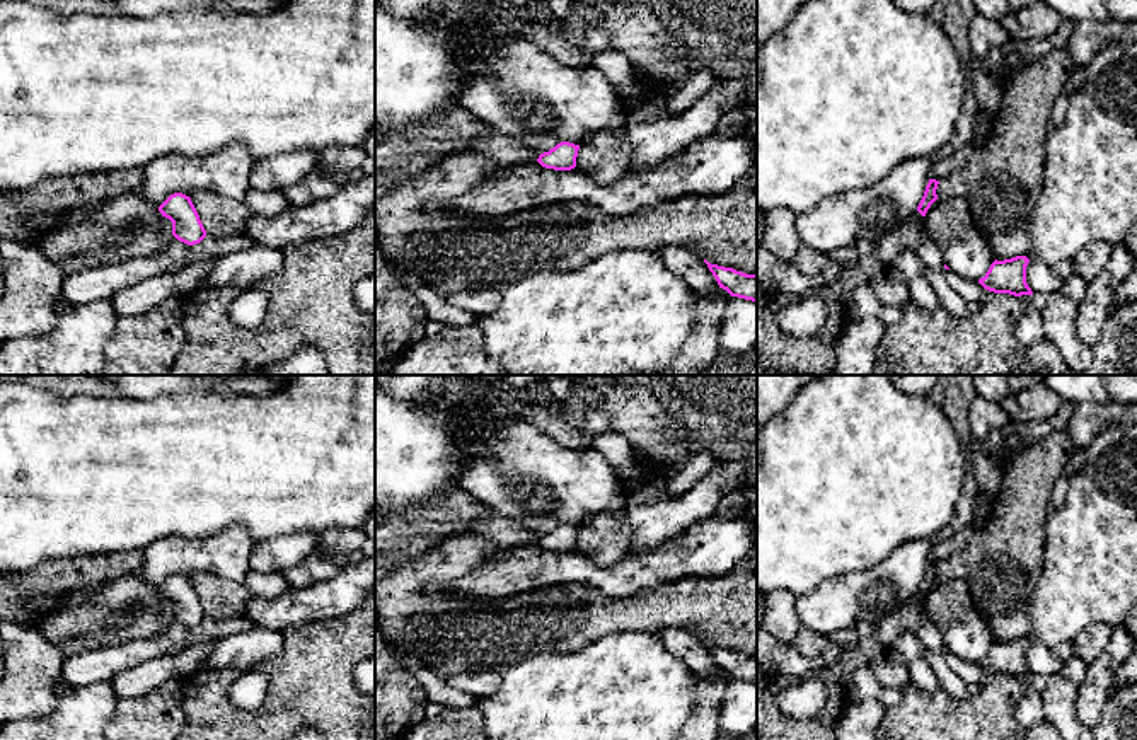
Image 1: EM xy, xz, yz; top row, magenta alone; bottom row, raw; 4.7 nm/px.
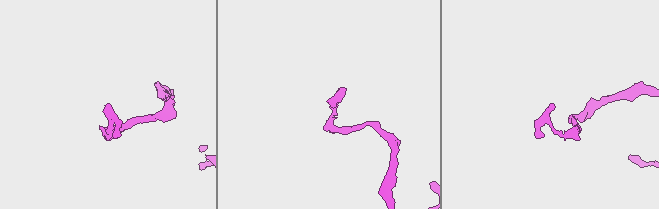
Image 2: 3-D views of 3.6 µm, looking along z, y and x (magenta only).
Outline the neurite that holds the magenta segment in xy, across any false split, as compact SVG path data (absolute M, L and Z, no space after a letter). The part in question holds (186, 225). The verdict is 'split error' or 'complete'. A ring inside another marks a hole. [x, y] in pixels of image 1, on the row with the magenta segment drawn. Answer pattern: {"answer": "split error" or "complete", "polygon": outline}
{"answer": "complete", "polygon": "M174 193L159 206L159 211L172 222L172 235L177 240L194 246L206 237L206 230L189 196Z"}

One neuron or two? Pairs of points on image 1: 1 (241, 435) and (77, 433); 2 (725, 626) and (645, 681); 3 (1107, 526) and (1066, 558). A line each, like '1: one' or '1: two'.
1: one
2: two
3: one

